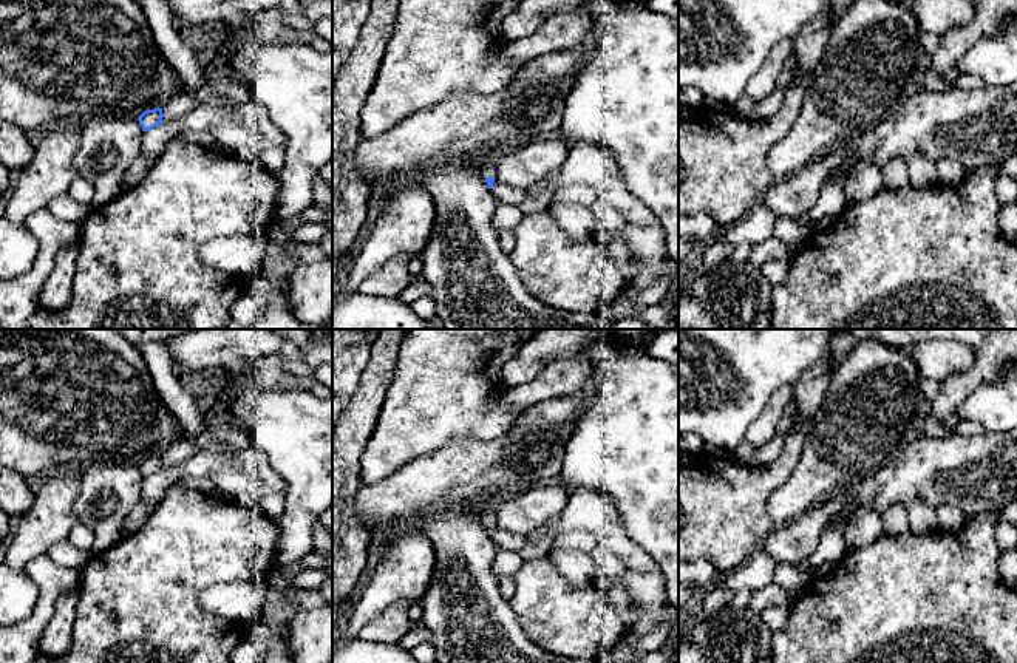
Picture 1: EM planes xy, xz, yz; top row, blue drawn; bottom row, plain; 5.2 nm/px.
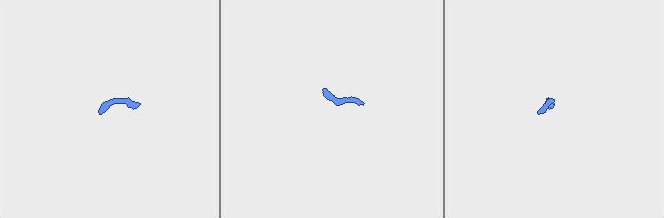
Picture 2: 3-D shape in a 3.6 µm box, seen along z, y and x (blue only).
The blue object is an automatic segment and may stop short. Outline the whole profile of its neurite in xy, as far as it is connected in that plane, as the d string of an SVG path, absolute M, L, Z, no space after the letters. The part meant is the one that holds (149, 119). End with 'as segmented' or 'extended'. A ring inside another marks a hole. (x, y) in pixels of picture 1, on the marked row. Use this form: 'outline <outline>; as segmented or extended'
outline M155 108L155 110L144 111L138 117L138 121L139 121L139 125L142 127L142 131L148 131L156 125L162 124L162 117L164 117L162 108Z; as segmented

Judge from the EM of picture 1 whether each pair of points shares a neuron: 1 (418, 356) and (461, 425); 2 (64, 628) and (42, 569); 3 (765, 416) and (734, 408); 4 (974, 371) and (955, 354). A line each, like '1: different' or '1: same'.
1: same
2: different
3: different
4: different

